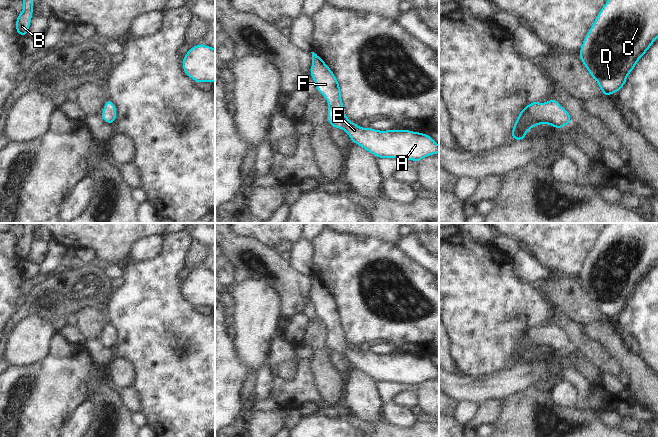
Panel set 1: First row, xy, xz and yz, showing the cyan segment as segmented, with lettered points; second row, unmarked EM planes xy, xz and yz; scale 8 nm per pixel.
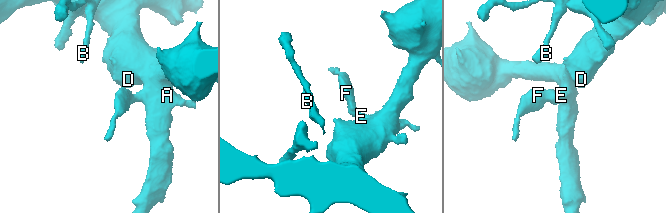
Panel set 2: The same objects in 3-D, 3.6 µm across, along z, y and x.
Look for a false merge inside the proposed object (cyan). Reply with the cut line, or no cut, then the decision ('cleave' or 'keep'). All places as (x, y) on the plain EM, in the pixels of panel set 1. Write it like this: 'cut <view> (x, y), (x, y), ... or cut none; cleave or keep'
cut none; keep

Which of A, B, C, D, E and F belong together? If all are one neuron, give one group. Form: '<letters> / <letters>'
A B C D E F

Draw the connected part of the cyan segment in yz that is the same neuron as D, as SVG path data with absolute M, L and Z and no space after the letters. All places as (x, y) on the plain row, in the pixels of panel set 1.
M608 223L584 262L579 280L603 319L620 316L636 287L658 262L658 223Z

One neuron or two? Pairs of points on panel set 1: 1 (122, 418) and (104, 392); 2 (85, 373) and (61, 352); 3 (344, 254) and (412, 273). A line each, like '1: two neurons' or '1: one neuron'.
1: one neuron
2: one neuron
3: one neuron

